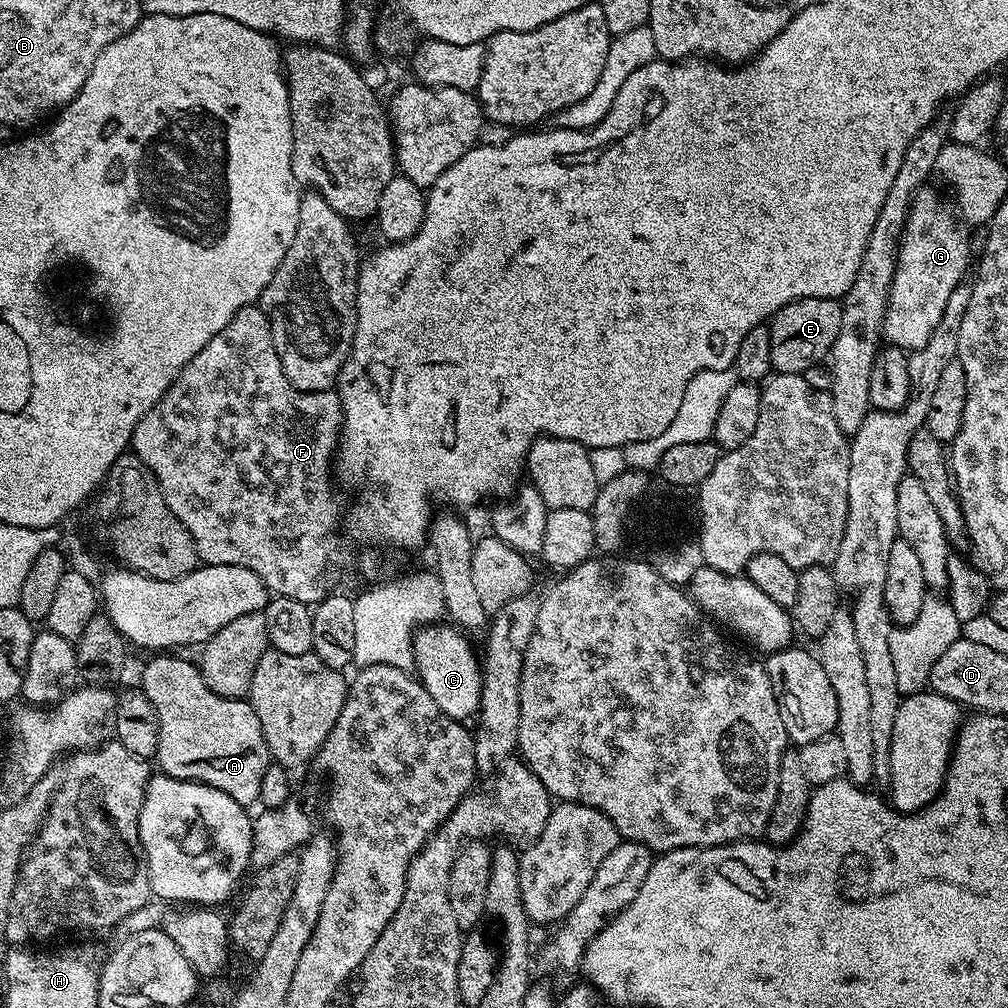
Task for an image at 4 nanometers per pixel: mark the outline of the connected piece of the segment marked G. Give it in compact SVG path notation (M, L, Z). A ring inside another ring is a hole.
M922 186L912 197L912 207L896 245L896 269L882 327L883 339L908 354L928 345L938 322L942 322L950 294L954 294L967 272L969 275L968 259L972 256L968 245L969 229L959 215L940 216L940 196L928 187Z

